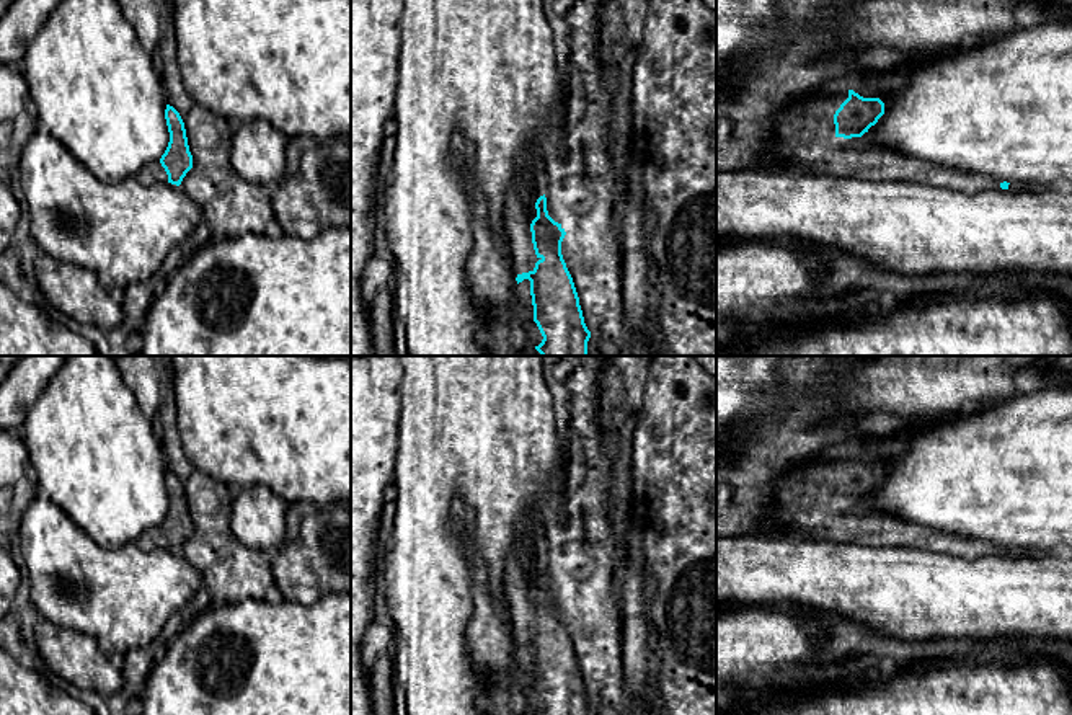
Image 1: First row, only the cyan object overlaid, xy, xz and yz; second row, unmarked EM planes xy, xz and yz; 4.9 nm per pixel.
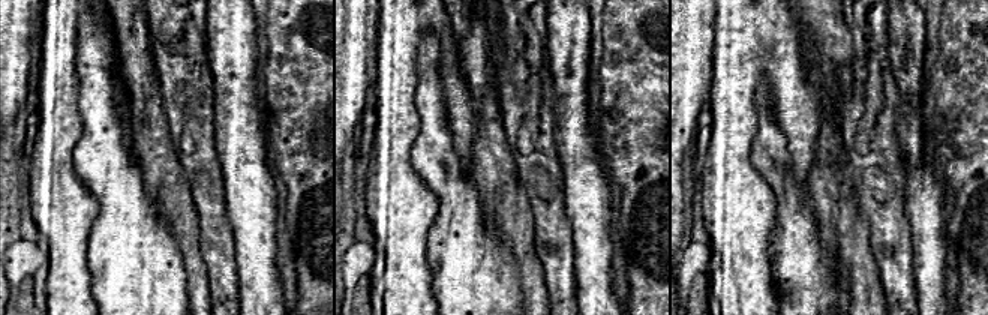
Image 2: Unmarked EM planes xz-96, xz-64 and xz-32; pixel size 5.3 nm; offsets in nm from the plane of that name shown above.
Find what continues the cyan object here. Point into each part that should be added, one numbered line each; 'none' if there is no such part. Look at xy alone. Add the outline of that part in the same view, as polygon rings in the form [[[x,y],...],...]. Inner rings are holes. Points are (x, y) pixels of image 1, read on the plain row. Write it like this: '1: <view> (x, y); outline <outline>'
1: xy (152, 539); outline [[[160,526],[147,529],[135,544],[145,552],[168,548],[168,540]]]

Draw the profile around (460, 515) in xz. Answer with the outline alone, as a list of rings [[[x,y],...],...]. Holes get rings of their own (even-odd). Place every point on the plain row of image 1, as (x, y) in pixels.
[[[458,500],[454,501],[450,514],[454,531],[468,527],[472,522],[472,511]]]

